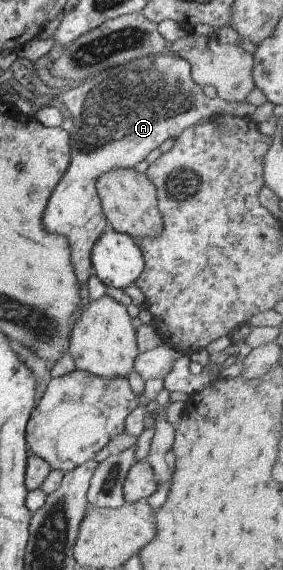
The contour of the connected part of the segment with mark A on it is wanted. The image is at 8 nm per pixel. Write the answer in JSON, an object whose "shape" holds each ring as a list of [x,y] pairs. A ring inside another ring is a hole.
{"shape":[[[173,52],[140,56],[138,61],[122,64],[121,67],[100,70],[92,79],[63,89],[59,100],[70,112],[73,120],[73,128],[69,132],[70,161],[46,202],[42,213],[42,227],[44,231],[60,233],[70,239],[70,261],[78,285],[84,285],[84,281],[92,274],[90,250],[108,225],[95,190],[95,181],[99,175],[116,168],[136,167],[137,163],[162,141],[166,141],[168,137],[177,138],[182,130],[192,126],[198,119],[208,120],[213,114],[250,118],[256,108],[246,100],[227,102],[218,97],[206,98],[202,88],[191,78],[190,66]]]}

